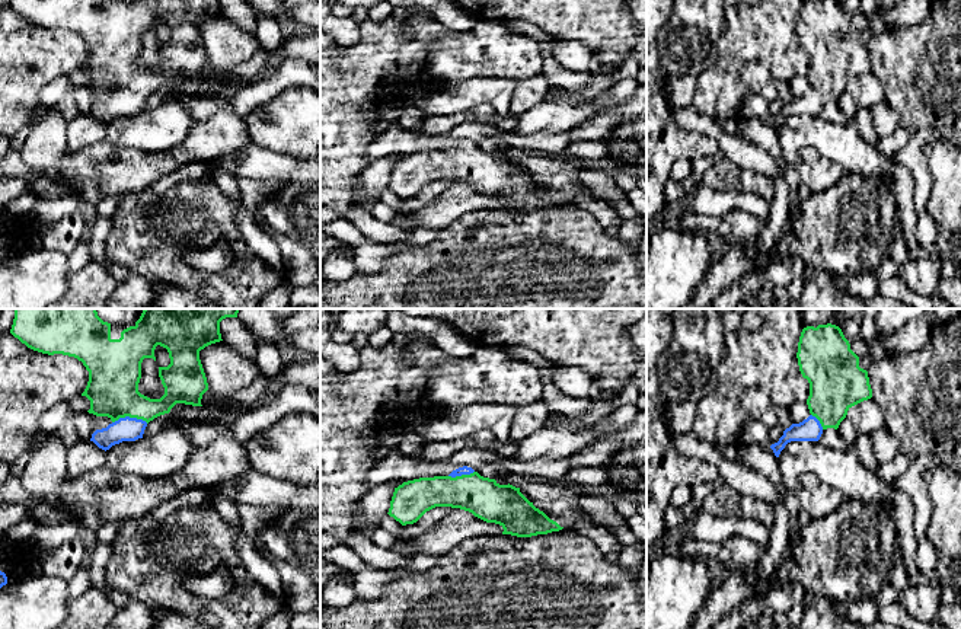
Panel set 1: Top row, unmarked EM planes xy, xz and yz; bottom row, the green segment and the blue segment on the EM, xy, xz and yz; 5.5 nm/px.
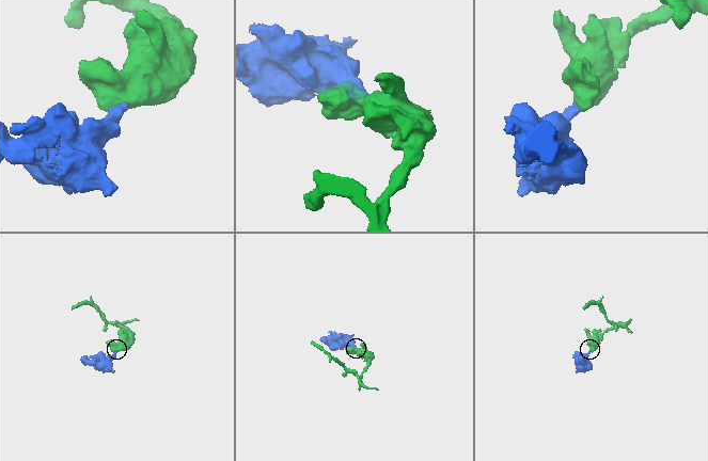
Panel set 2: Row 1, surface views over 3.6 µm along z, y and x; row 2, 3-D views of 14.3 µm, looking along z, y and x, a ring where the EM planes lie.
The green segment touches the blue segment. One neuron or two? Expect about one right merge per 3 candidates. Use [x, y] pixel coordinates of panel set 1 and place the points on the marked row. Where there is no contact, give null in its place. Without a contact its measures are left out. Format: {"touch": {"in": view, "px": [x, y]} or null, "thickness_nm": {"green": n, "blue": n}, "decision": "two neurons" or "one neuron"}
{"touch": {"in": "xy", "px": [130, 417]}, "thickness_nm": {"green": 280, "blue": 130}, "decision": "one neuron"}

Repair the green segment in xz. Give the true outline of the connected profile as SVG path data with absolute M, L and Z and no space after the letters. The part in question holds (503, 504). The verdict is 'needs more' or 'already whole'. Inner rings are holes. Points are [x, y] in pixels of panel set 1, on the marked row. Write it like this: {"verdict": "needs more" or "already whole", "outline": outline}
{"verdict": "needs more", "outline": "M463 466L448 476L419 478L395 488L389 515L402 526L416 523L435 507L451 507L472 513L475 517L499 524L502 534L531 537L559 531L556 521L536 508L513 485L499 485L483 478L472 467Z"}

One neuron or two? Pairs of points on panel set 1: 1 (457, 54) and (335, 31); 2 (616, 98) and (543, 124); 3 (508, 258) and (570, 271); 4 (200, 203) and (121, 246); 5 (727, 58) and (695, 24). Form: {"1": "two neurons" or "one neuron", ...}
{"1": "two neurons", "2": "one neuron", "3": "one neuron", "4": "one neuron", "5": "two neurons"}

